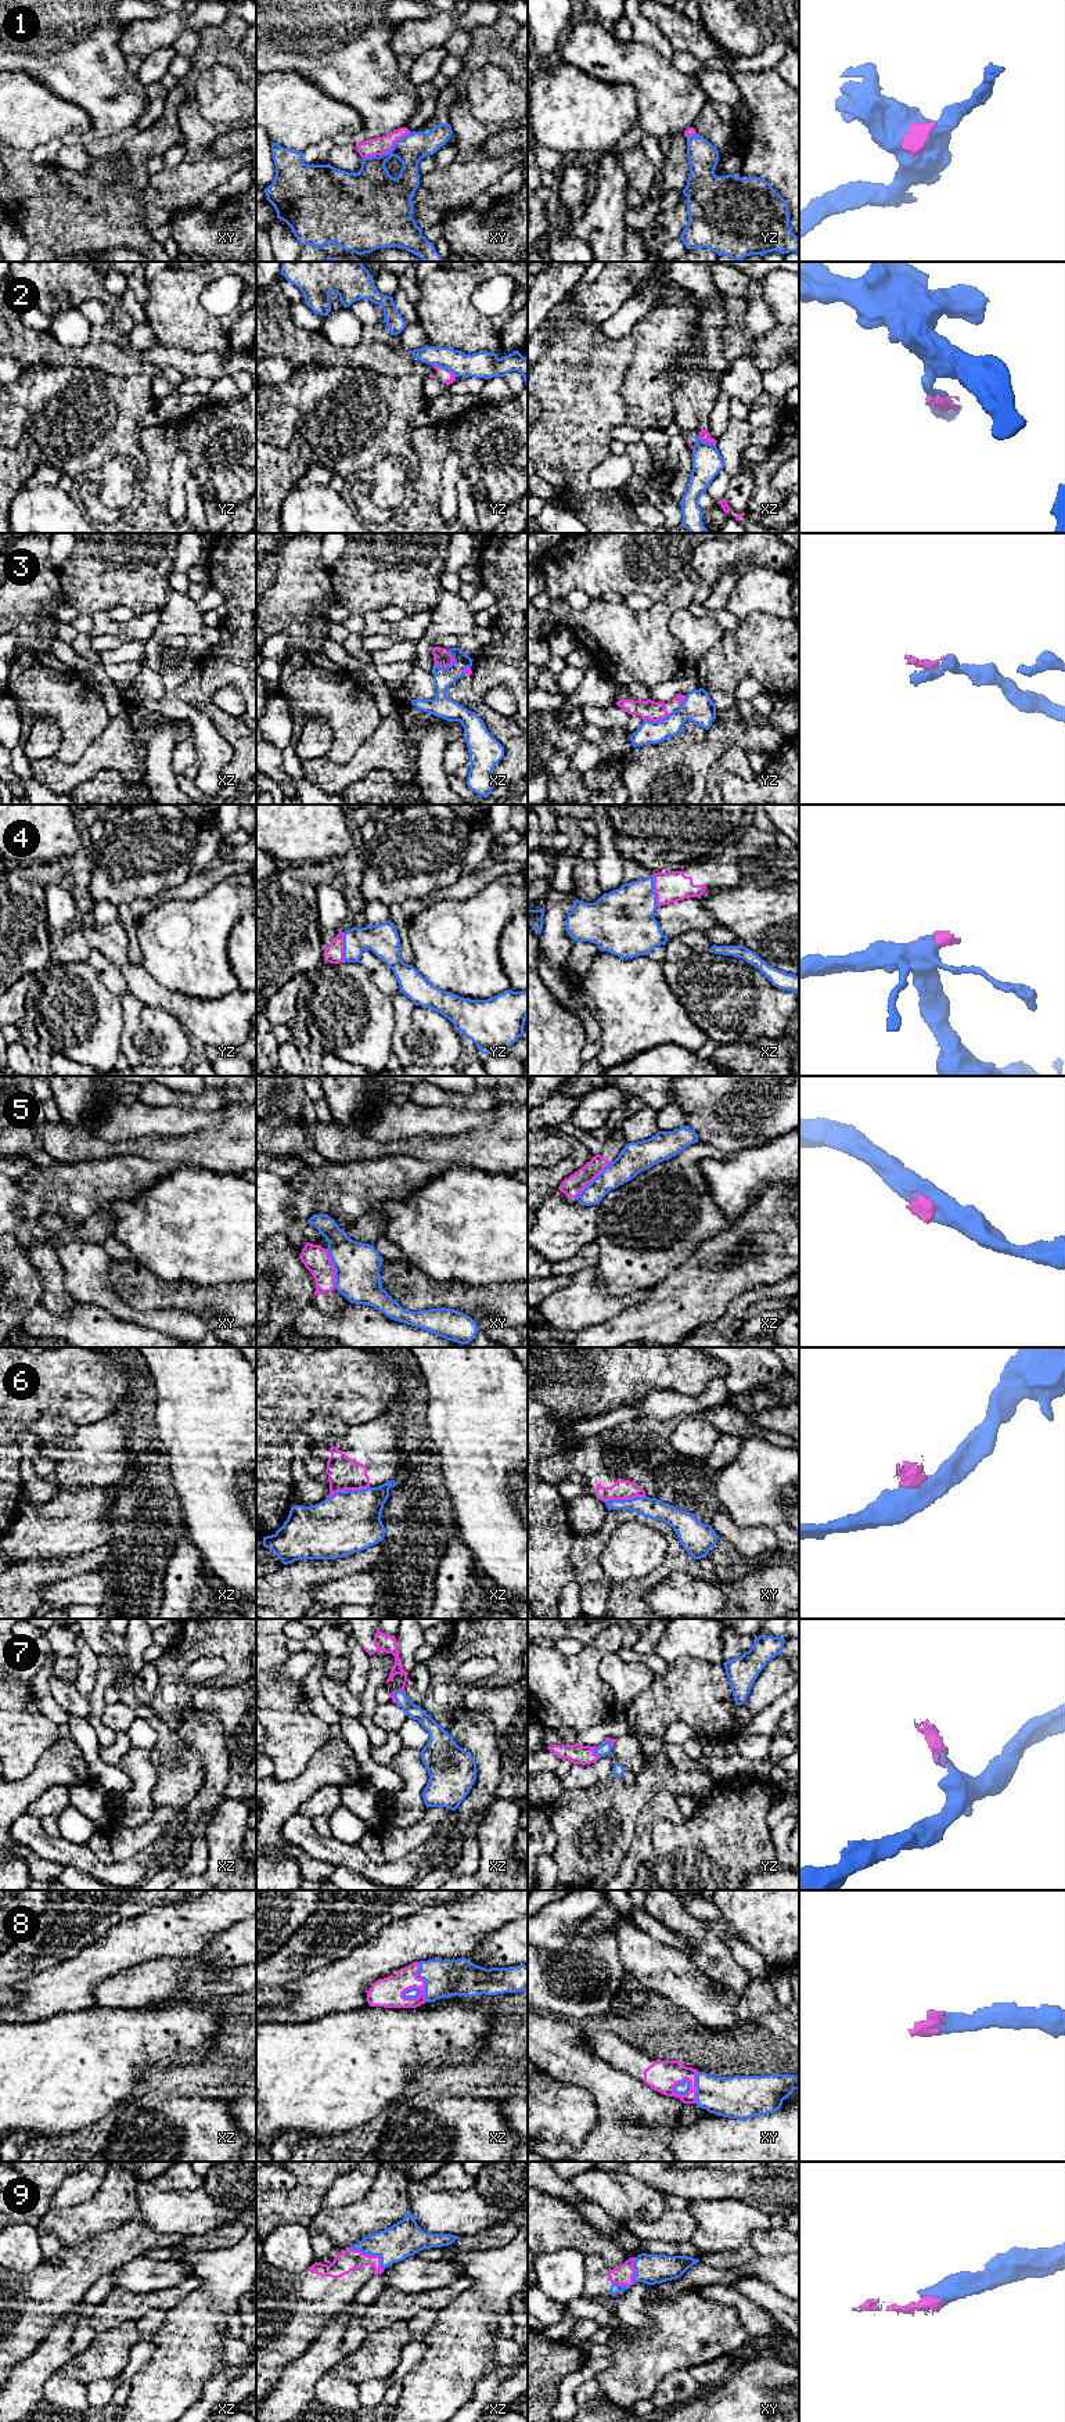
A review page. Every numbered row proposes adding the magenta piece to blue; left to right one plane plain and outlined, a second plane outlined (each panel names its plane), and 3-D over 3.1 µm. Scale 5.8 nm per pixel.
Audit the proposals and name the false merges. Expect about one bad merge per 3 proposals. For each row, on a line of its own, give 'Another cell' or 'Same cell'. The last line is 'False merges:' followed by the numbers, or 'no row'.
1: Another cell
2: Another cell
3: Another cell
4: Same cell
5: Another cell
6: Another cell
7: Same cell
8: Same cell
9: Same cell
False merges: 1, 2, 3, 5, 6

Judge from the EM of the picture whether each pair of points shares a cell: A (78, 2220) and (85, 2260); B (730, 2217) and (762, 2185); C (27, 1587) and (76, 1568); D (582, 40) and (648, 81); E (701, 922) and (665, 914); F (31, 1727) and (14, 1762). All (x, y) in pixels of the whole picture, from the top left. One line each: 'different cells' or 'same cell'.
A: different cells
B: different cells
C: same cell
D: same cell
E: same cell
F: same cell

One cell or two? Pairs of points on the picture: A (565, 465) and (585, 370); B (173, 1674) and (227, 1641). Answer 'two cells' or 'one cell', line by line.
A: one cell
B: one cell

